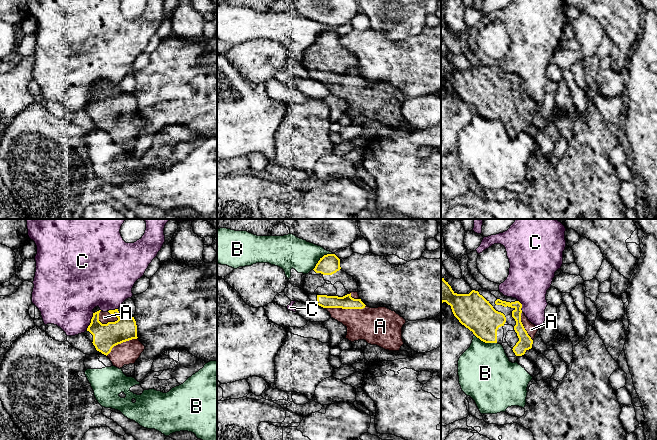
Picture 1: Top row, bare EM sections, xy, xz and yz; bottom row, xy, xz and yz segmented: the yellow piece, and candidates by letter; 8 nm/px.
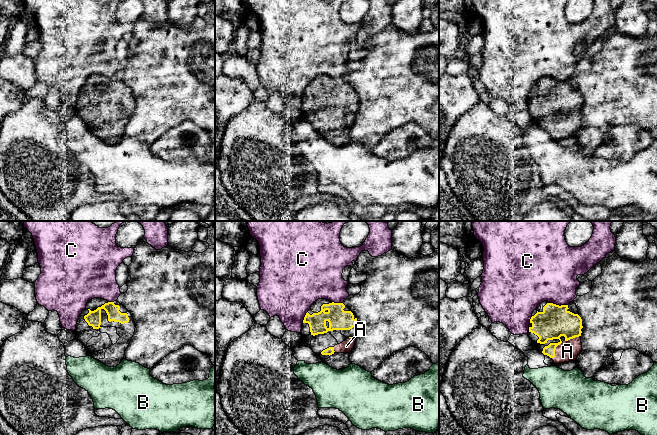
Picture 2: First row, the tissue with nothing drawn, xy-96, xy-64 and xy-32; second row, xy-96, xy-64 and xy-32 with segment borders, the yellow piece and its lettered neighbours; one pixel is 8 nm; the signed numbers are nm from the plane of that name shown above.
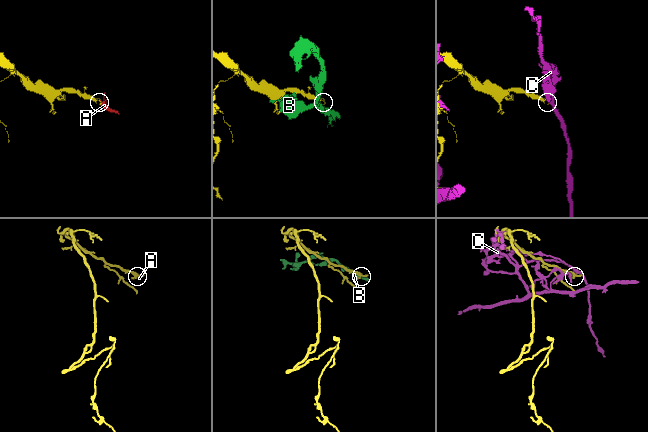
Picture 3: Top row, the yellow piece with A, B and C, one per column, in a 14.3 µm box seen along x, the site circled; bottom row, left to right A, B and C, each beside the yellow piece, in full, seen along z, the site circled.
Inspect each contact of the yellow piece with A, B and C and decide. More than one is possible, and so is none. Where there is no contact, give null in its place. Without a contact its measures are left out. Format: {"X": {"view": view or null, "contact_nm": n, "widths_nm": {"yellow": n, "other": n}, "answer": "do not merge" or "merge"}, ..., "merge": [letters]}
{"A": {"view": "xz", "contact_nm": 340, "widths_nm": {"yellow": 110, "other": 280}, "answer": "merge"}, "B": {"view": "xz", "contact_nm": 220, "widths_nm": {"yellow": 160, "other": 260}, "answer": "do not merge"}, "C": {"view": "xy", "contact_nm": 160, "widths_nm": {"yellow": 200, "other": 420}, "answer": "do not merge"}, "merge": ["A"]}

